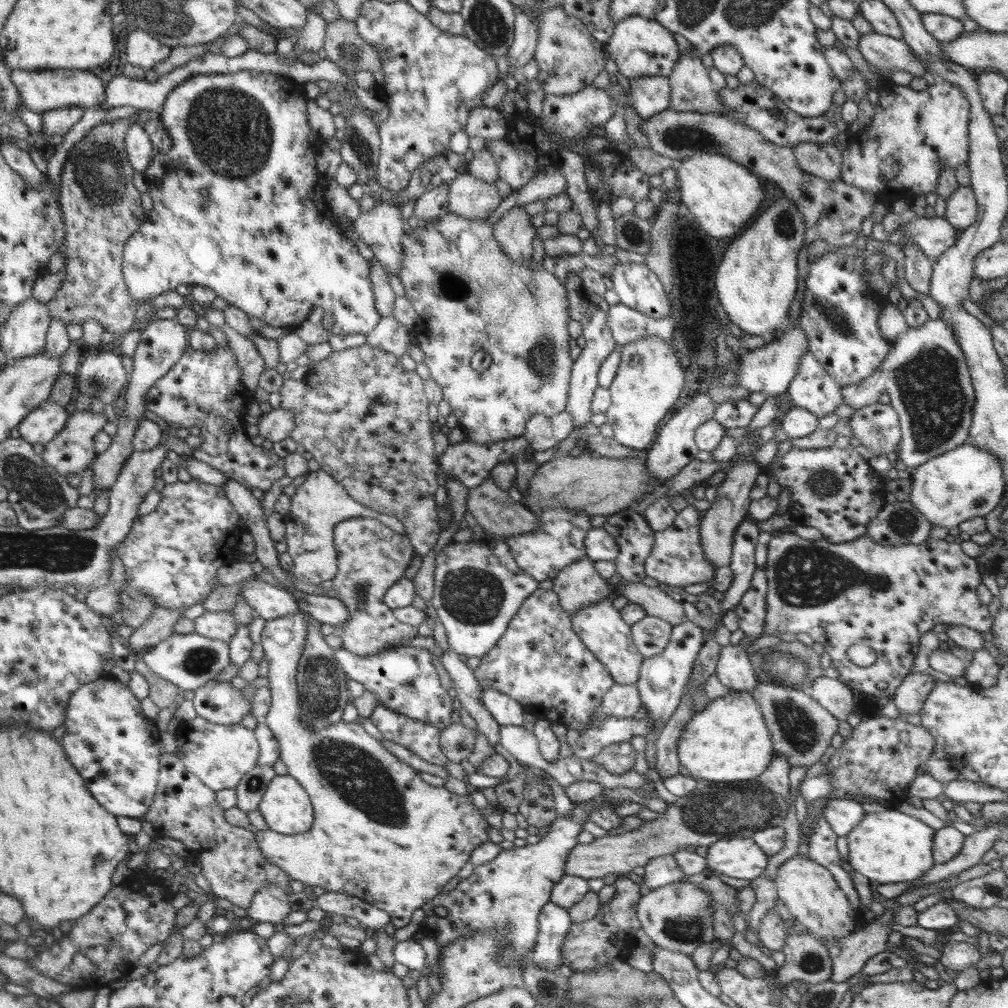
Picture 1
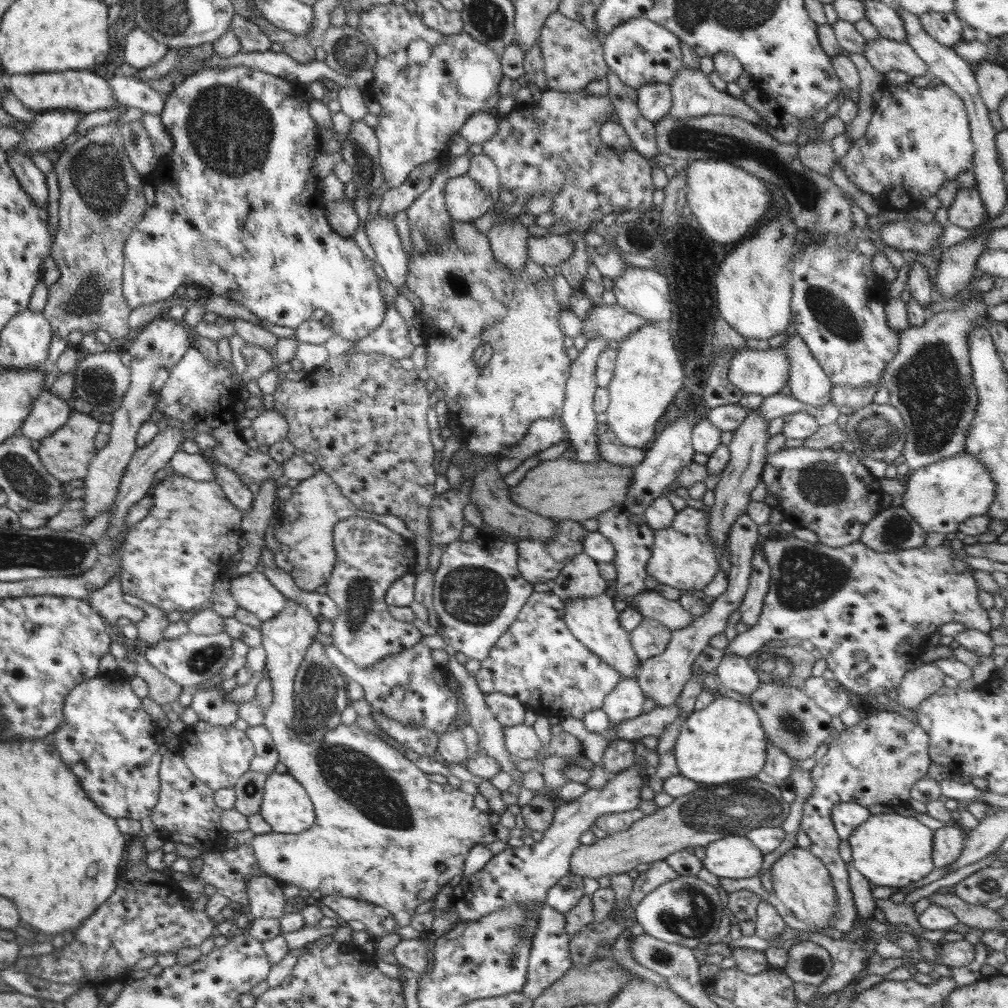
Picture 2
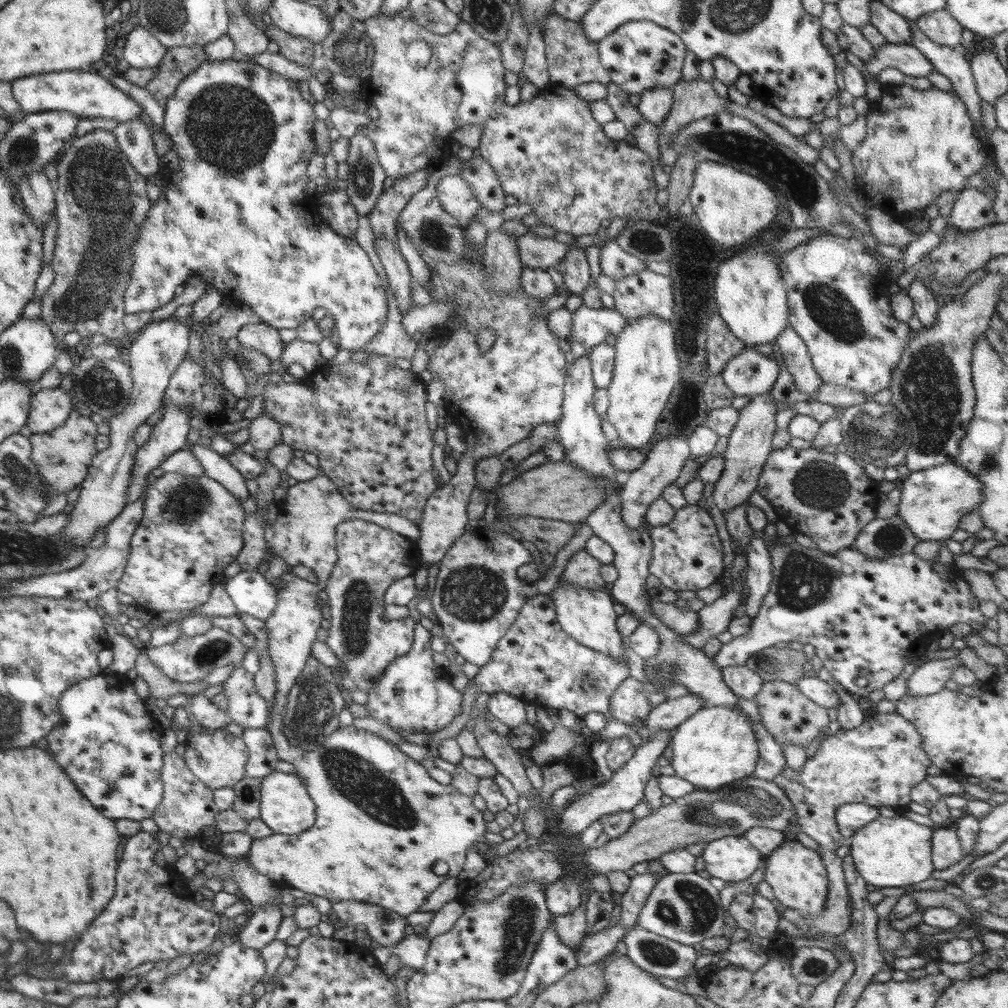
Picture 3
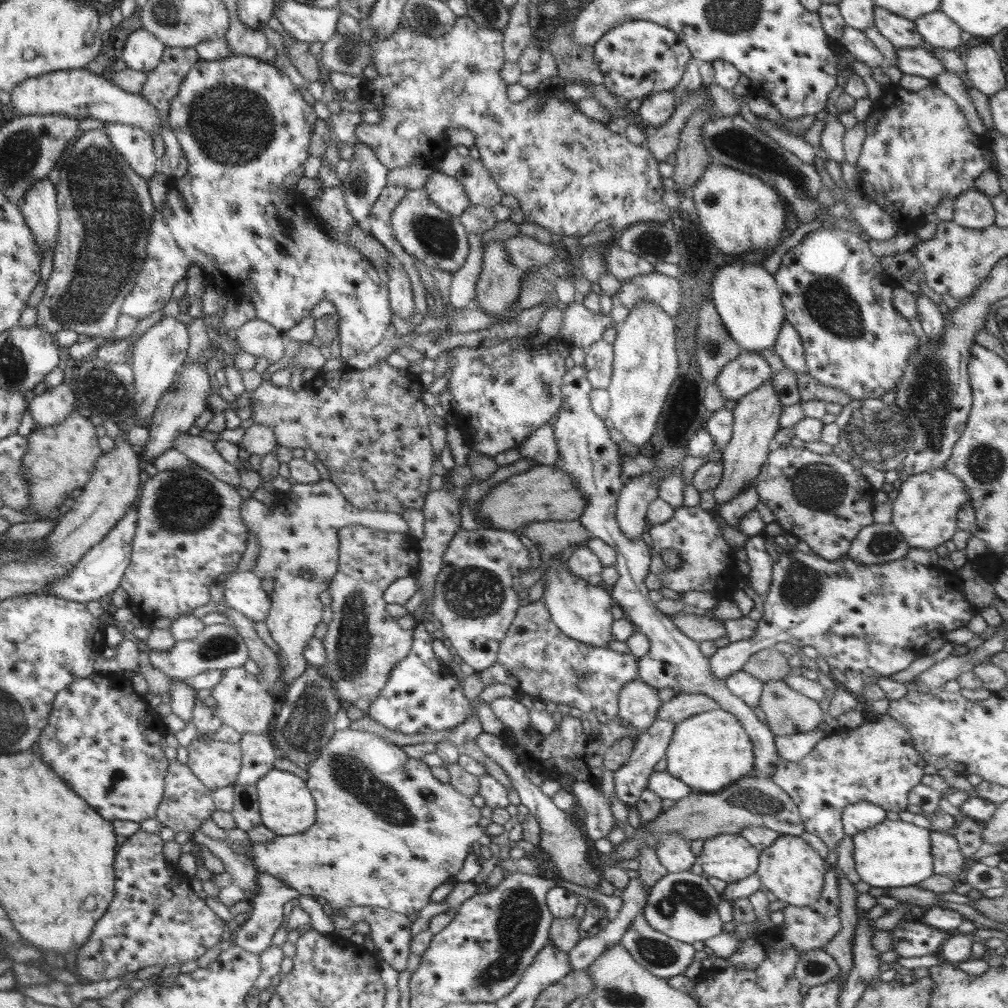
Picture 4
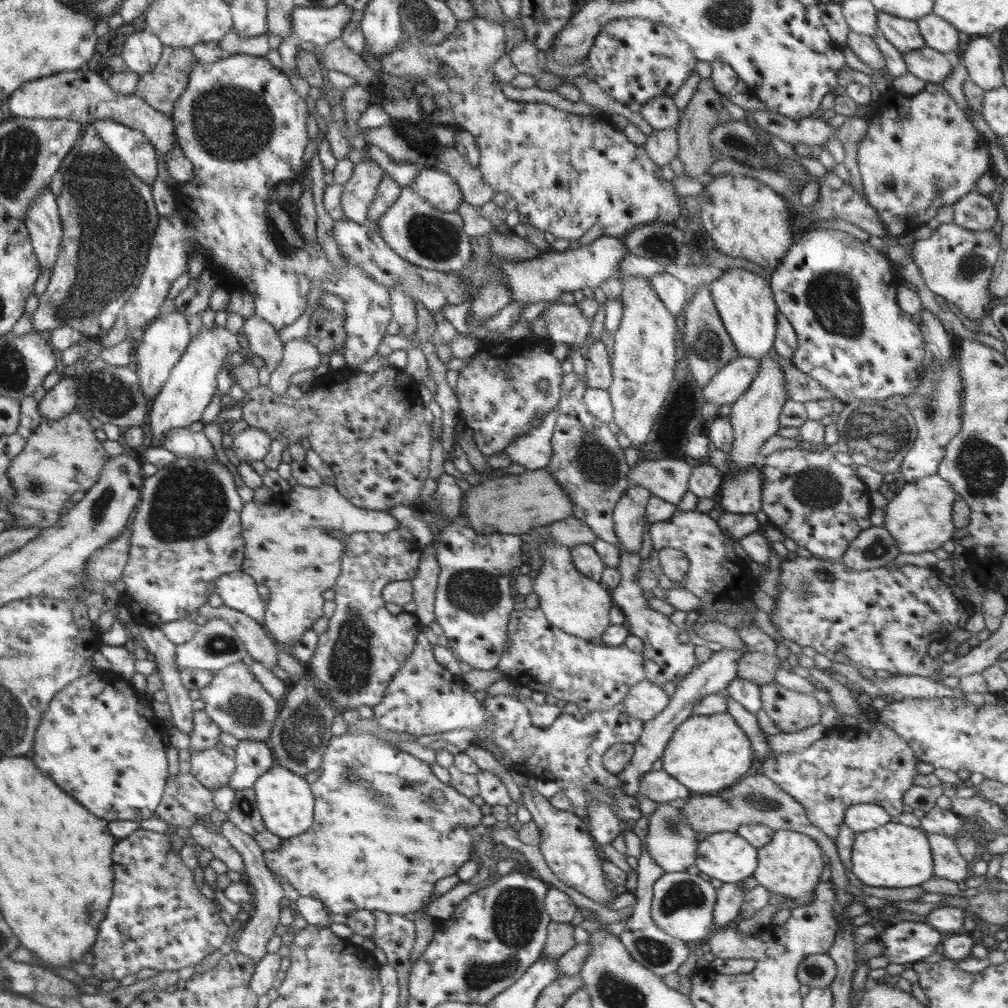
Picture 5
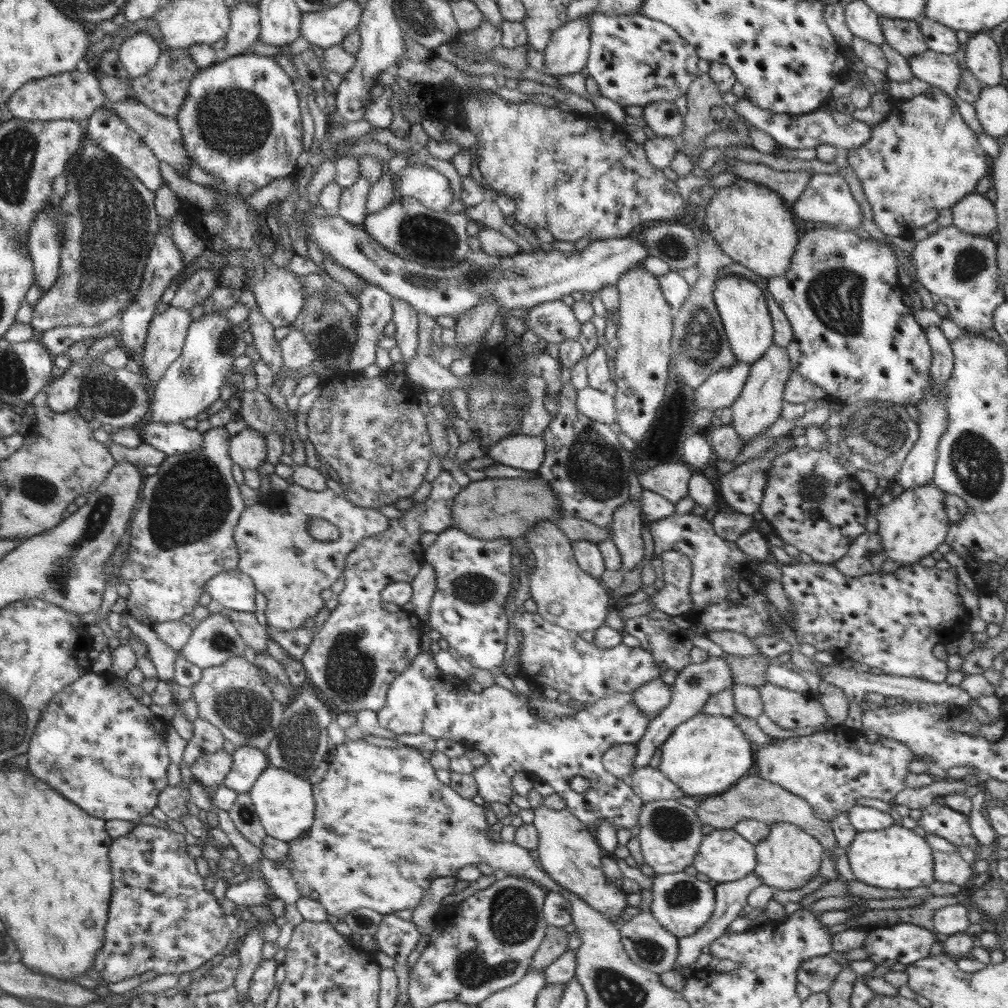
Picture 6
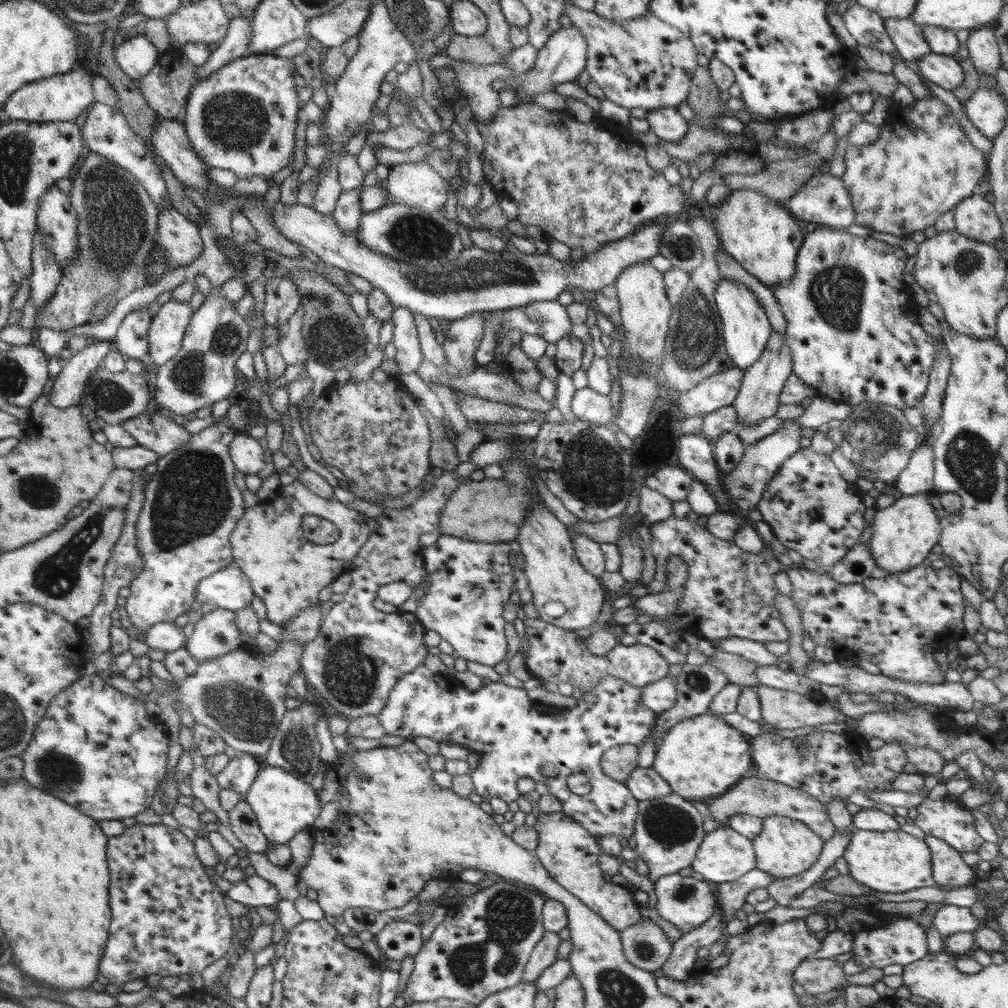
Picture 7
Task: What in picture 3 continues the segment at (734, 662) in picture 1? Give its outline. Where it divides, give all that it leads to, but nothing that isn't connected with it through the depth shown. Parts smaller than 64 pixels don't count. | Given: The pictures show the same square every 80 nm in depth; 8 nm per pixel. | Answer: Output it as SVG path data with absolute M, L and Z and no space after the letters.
M745 664L721 668L721 675L731 692L746 700L754 700L758 696L764 681Z

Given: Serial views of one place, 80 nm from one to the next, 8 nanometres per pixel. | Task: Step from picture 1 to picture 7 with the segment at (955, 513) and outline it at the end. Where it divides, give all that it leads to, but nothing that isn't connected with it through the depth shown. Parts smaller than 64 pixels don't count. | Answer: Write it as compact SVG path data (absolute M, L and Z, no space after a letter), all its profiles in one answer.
M934 491L915 495L902 495L894 504L876 510L869 545L872 549L872 560L876 567L890 574L906 572L914 566L920 566L927 558L933 546L941 539L939 519L934 507L928 501Z

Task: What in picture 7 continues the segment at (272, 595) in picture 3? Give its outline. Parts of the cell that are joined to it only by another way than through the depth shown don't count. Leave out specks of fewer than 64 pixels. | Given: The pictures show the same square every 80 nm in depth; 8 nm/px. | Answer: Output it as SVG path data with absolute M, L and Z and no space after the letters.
M233 563L198 582L194 604L195 607L211 604L235 612L250 607L254 597L250 580Z

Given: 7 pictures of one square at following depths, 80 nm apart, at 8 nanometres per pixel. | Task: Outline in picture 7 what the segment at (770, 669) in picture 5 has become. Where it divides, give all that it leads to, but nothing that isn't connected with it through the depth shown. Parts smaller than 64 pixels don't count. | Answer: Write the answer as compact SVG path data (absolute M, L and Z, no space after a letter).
M720 650L709 658L710 663L715 664L726 675L729 683L744 687L756 687L759 684L756 676L756 669L759 666L755 662Z

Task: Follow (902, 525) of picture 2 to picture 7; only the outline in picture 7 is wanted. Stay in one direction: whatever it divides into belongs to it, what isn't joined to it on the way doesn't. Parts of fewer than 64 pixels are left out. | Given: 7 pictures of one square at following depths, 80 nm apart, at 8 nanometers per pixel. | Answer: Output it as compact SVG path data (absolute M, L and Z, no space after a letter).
M856 543L834 566L829 568L832 580L848 586L848 584L858 584L869 578L876 568L876 562L872 560L872 549L867 543Z

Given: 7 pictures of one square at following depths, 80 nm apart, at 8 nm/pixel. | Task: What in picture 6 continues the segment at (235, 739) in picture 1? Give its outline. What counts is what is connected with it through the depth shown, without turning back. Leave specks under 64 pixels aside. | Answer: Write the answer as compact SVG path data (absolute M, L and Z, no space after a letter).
M222 748L197 758L191 764L190 770L196 781L215 793L216 789L223 784L223 778L230 772L232 765L233 755Z

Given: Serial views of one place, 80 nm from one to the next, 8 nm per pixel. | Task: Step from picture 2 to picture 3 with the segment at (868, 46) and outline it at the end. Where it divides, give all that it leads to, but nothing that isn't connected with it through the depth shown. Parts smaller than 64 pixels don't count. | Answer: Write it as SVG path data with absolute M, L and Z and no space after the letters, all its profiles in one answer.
M886 43L875 47L875 57L865 63L845 51L846 58L863 74L866 96L870 102L882 98L882 84L877 81L878 74L884 68L898 68L900 72L912 77L927 77L935 70L934 65L912 44Z

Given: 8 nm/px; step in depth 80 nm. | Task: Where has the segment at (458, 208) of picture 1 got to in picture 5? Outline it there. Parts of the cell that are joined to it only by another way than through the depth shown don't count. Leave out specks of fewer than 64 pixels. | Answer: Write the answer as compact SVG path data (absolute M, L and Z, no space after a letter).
M424 168L415 181L409 184L411 189L419 194L431 207L442 212L457 212L460 203L463 201L463 194L456 182L445 173L439 172L435 168Z

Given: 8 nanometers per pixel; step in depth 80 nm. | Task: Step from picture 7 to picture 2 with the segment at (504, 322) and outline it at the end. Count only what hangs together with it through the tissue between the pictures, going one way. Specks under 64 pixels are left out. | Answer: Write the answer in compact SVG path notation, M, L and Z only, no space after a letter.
M600 305L594 306L582 320L582 333L589 339L590 337L602 337L607 341L615 340L620 343L628 338L635 330L643 324L656 323L643 319L622 306Z

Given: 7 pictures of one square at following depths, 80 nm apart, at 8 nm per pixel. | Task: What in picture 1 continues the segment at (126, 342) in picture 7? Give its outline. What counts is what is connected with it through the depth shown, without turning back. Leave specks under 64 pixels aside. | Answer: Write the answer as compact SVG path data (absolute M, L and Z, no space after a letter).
M238 70L230 74L197 74L176 86L172 90L160 110L164 129L170 136L172 147L166 154L154 157L150 168L144 173L153 207L146 214L146 221L140 229L130 236L123 250L123 277L128 291L138 302L152 300L159 294L176 291L179 284L190 286L200 285L211 288L217 296L224 298L230 305L245 312L247 316L256 316L264 324L272 328L290 326L308 320L315 307L324 308L326 313L332 313L335 325L331 332L339 335L367 335L382 316L376 310L374 293L370 282L369 262L358 253L358 247L340 230L334 216L324 202L322 184L318 184L316 160L318 136L308 125L307 100L298 92L298 83L275 75L257 70Z

